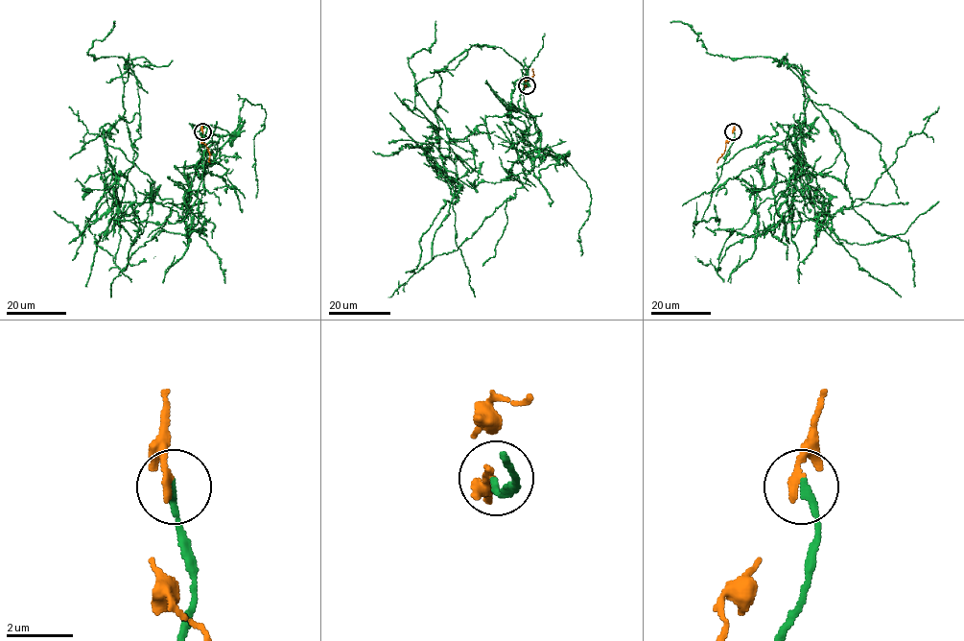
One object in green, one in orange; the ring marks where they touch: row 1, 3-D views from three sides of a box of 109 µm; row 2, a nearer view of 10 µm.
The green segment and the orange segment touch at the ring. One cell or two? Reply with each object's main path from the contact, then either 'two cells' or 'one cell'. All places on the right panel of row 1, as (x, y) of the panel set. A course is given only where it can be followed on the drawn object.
green via (733, 131), (722, 165), (781, 143), (824, 217), (815, 178), (839, 138), (799, 78), (670, 21) | orange via (733, 130), (717, 162) | two cells

